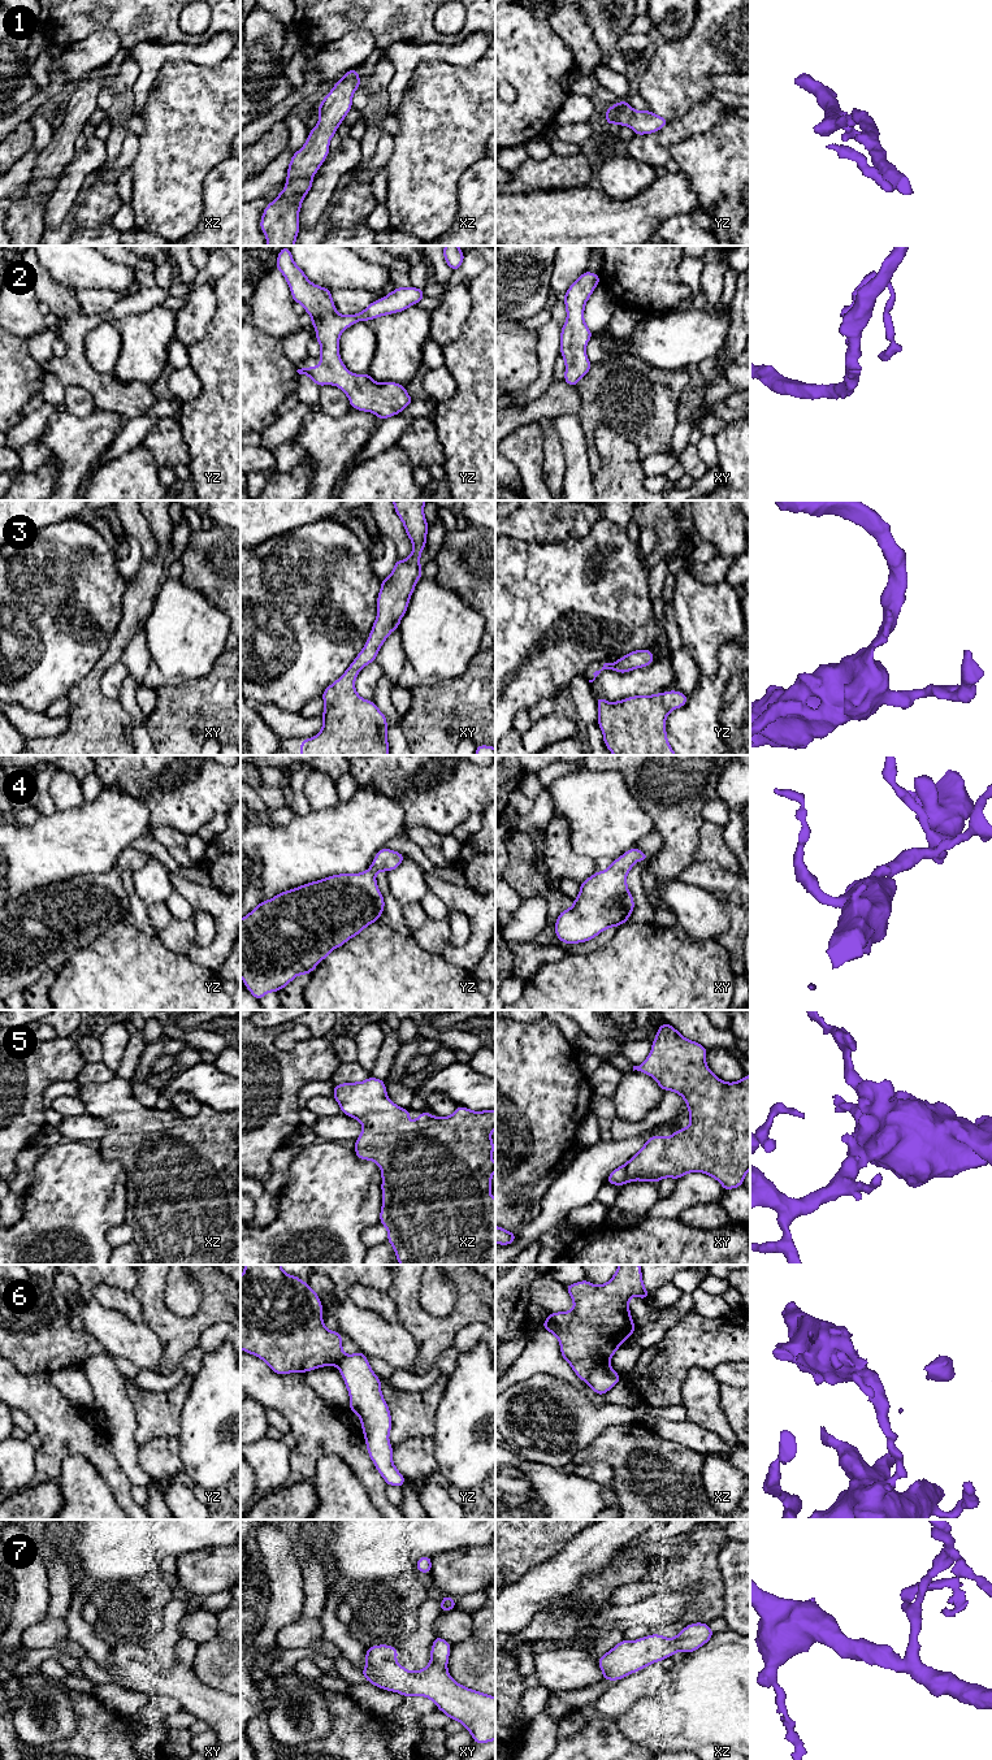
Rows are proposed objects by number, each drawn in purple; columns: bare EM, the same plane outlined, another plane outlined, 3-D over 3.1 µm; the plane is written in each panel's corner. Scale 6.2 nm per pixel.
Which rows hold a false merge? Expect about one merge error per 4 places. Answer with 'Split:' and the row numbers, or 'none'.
Split: 6

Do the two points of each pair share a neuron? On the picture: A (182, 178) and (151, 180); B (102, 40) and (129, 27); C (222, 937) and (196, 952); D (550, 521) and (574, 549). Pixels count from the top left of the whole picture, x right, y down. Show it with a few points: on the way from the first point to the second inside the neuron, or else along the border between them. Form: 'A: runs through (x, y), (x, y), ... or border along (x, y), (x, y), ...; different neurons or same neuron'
A: runs through (174, 177), (159, 176); same neuron
B: border along (87, 38), (113, 30), (121, 48); different neurons
C: runs through (217, 944), (209, 952), (203, 952); same neuron
D: border along (593, 524), (580, 538), (536, 541); different neurons

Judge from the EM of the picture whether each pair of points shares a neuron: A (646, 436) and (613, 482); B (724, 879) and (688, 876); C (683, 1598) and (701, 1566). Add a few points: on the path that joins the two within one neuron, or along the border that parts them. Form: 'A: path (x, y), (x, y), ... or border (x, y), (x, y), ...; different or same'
A: border (613, 430), (624, 434), (635, 445), (641, 460); different
B: path (715, 878), (697, 876); same
C: border (657, 1590), (687, 1590), (693, 1600); different

